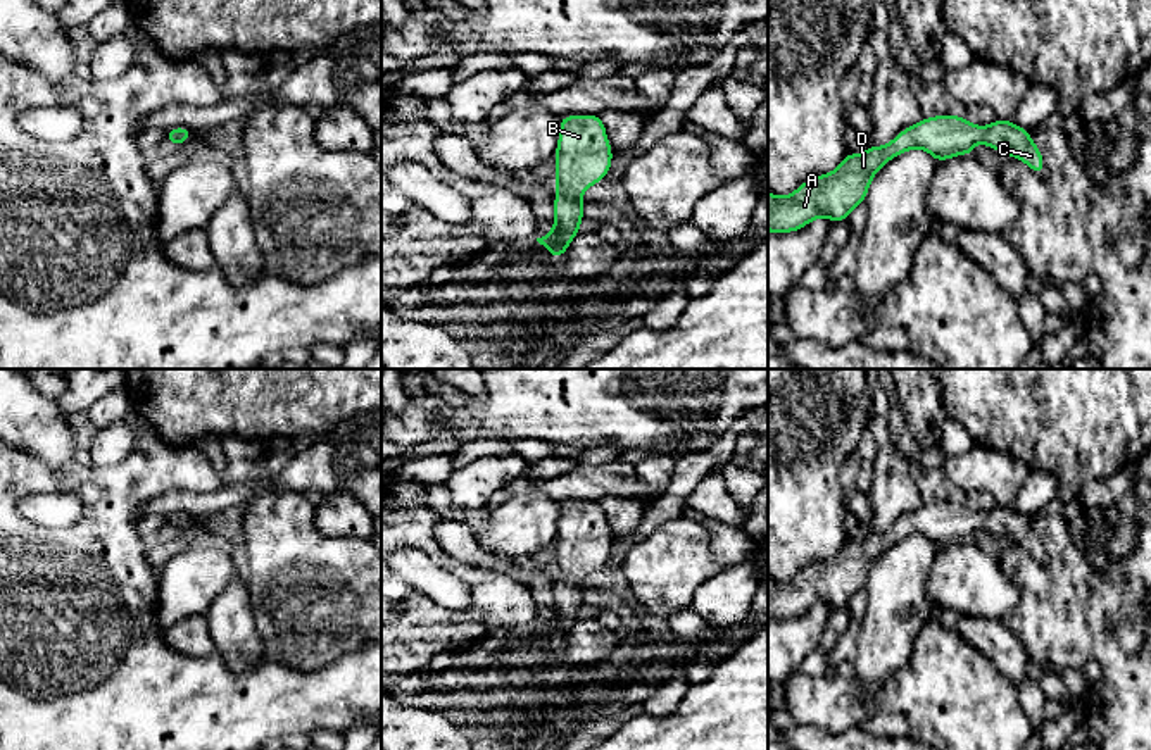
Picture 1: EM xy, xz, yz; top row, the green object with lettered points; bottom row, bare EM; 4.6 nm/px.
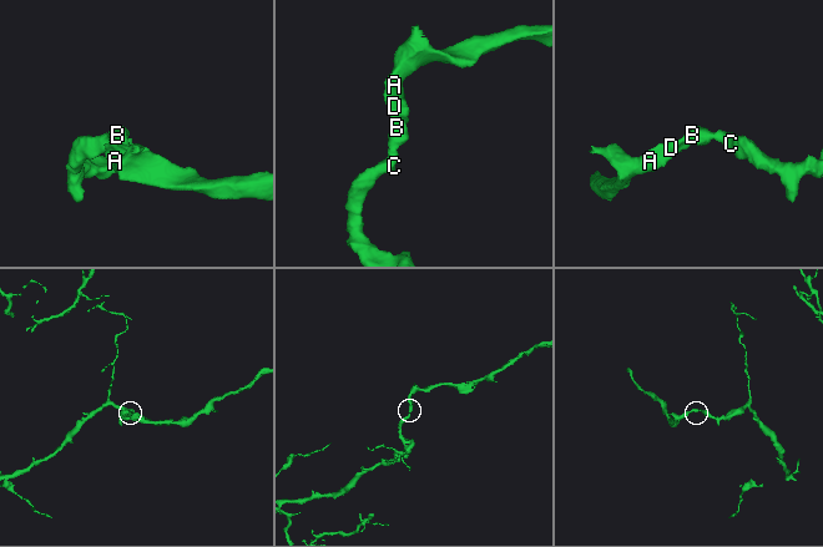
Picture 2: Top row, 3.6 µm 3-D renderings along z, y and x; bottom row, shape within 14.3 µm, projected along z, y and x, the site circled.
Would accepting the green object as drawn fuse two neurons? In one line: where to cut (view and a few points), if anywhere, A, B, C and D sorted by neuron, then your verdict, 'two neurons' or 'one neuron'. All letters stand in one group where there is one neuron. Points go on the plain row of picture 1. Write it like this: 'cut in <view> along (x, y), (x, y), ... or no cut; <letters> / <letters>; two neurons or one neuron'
no cut; A B C D; one neuron

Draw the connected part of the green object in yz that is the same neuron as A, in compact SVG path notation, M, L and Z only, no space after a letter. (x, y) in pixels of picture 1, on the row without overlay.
M949 500L923 503L885 533L871 531L865 540L847 540L835 557L804 567L787 583L768 579L768 617L799 617L816 603L828 603L832 609L846 607L851 597L865 588L877 557L911 534L923 534L942 548L954 541L972 540L982 528L991 536L1003 536L1008 543L1023 547L1037 560L1046 557L1028 517L1011 507L996 505L987 514L980 514Z

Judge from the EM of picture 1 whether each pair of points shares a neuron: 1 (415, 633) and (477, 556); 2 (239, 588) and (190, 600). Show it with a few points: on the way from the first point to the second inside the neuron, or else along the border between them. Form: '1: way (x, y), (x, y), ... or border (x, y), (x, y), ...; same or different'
1: border (437, 540), (446, 550), (465, 562), (509, 574); different
2: border (235, 569), (230, 583), (206, 614); different

